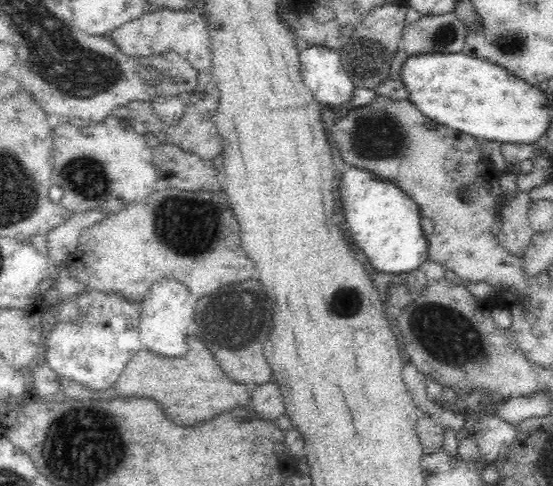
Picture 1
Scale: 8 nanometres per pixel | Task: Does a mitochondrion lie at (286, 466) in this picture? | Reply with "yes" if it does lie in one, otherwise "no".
no

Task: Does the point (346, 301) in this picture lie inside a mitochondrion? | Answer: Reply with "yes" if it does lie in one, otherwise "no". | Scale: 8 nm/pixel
yes

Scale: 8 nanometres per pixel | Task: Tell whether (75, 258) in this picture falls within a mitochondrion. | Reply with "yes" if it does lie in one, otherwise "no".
no

